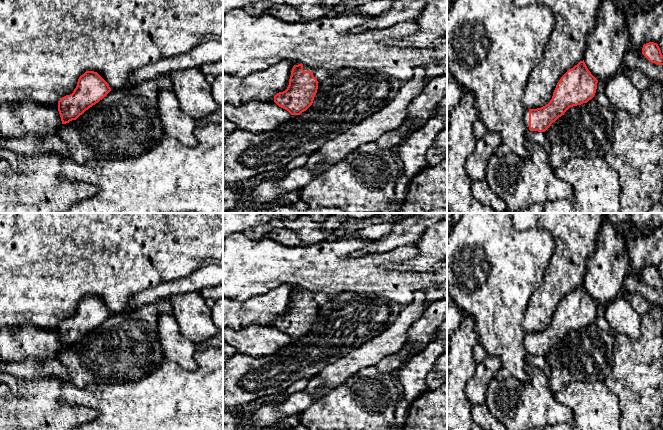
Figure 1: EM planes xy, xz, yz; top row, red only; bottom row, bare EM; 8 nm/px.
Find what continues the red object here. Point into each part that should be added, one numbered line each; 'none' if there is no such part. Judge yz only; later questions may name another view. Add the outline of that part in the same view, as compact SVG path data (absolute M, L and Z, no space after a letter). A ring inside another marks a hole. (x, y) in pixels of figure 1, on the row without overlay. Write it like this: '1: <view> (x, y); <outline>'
1: yz (526, 339); M526 333L524 337L524 348L525 348L526 356L530 355L529 354L529 334L528 333Z

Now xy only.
none

